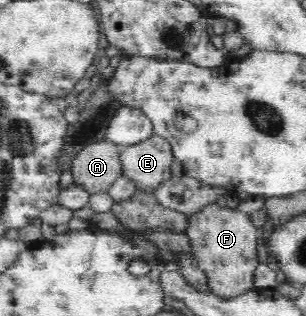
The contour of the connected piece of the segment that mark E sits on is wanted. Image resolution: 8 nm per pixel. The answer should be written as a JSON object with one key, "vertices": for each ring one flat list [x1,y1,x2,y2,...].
{"vertices":[[153,134,137,144,120,147,121,176,133,181,137,191,157,193,172,177,173,157,170,142]]}

